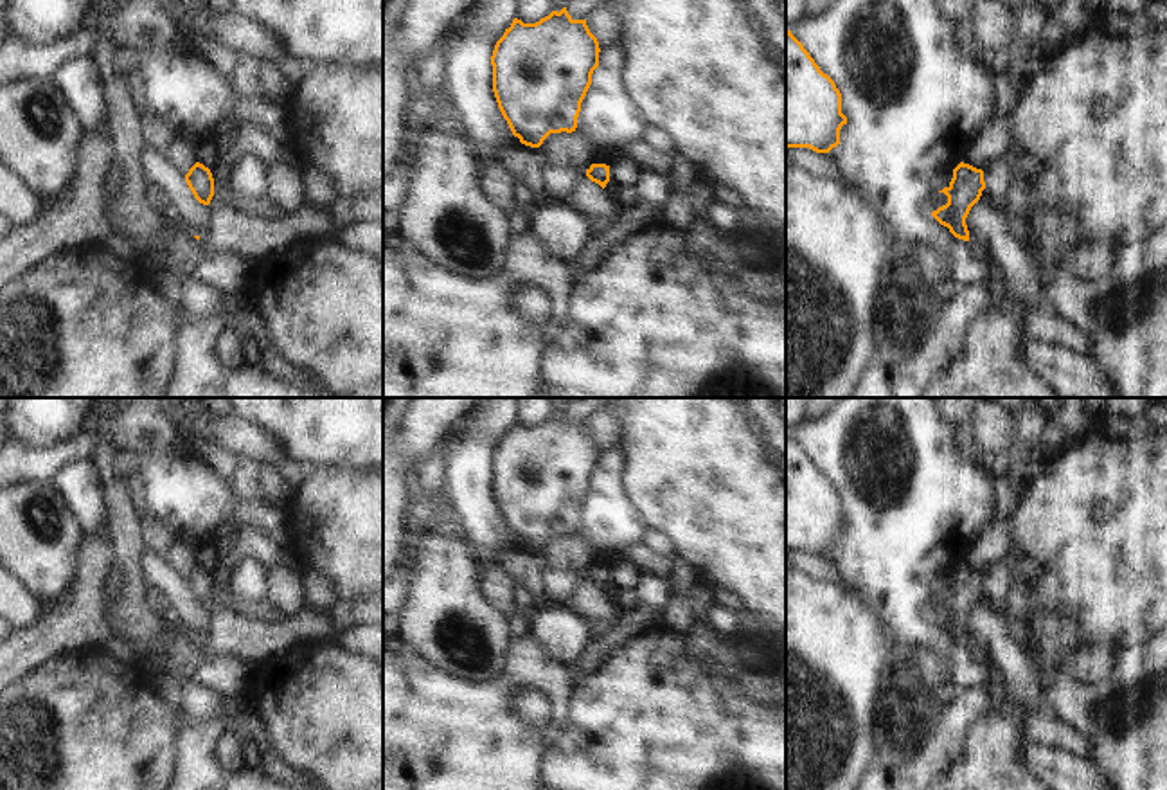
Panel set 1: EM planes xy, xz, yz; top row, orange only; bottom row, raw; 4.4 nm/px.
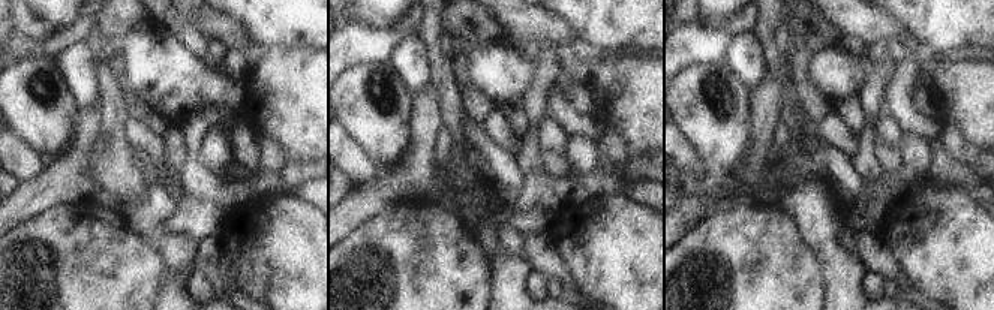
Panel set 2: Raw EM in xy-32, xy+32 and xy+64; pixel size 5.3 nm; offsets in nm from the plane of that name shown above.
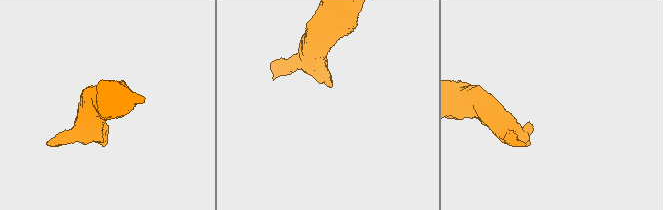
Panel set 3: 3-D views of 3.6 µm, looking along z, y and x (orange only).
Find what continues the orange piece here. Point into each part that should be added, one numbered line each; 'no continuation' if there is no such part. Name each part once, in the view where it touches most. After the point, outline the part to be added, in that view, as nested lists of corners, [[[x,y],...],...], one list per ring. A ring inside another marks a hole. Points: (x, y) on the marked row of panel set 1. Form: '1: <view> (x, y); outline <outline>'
no continuation

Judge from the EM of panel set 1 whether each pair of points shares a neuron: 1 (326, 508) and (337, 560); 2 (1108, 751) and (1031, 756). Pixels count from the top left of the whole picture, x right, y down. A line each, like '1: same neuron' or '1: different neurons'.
1: same neuron
2: different neurons

